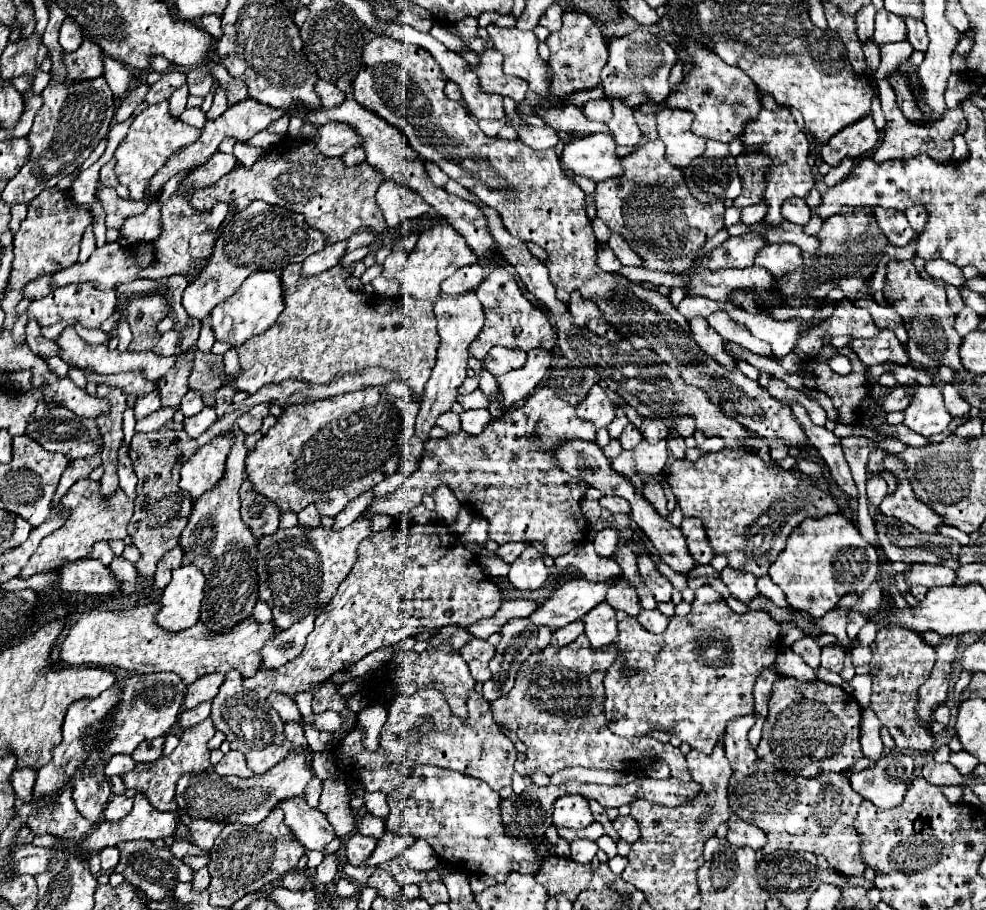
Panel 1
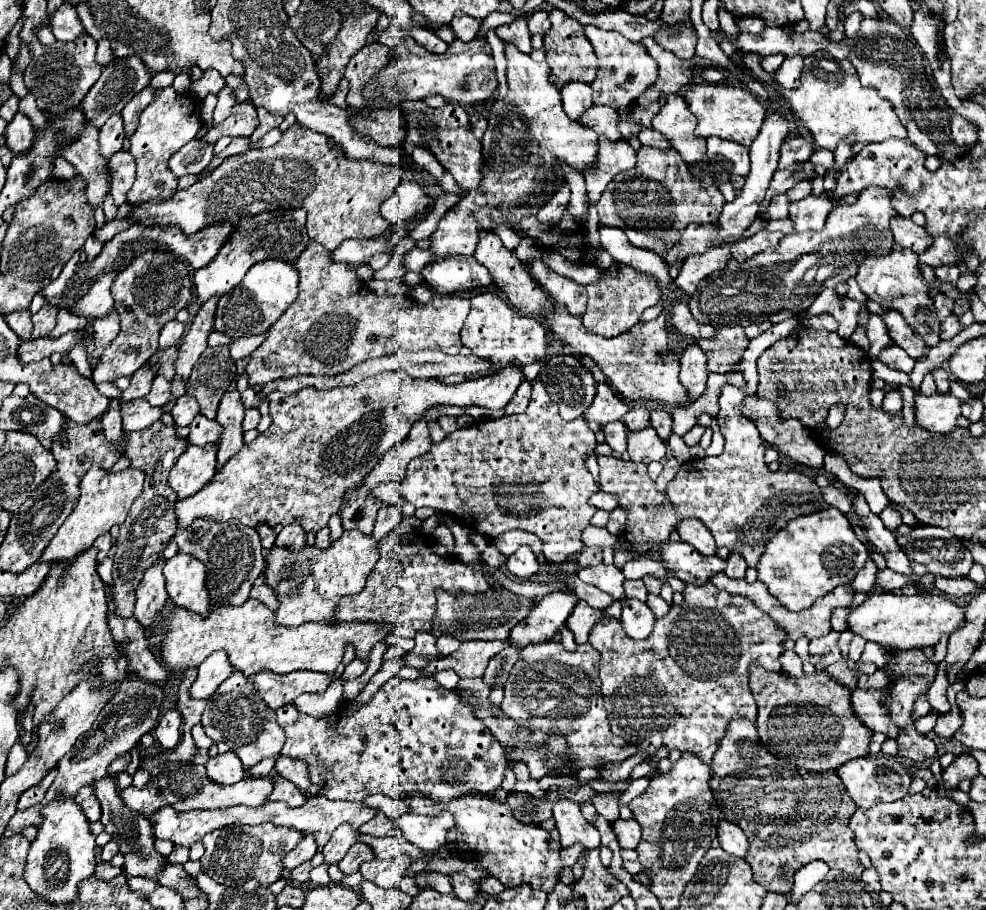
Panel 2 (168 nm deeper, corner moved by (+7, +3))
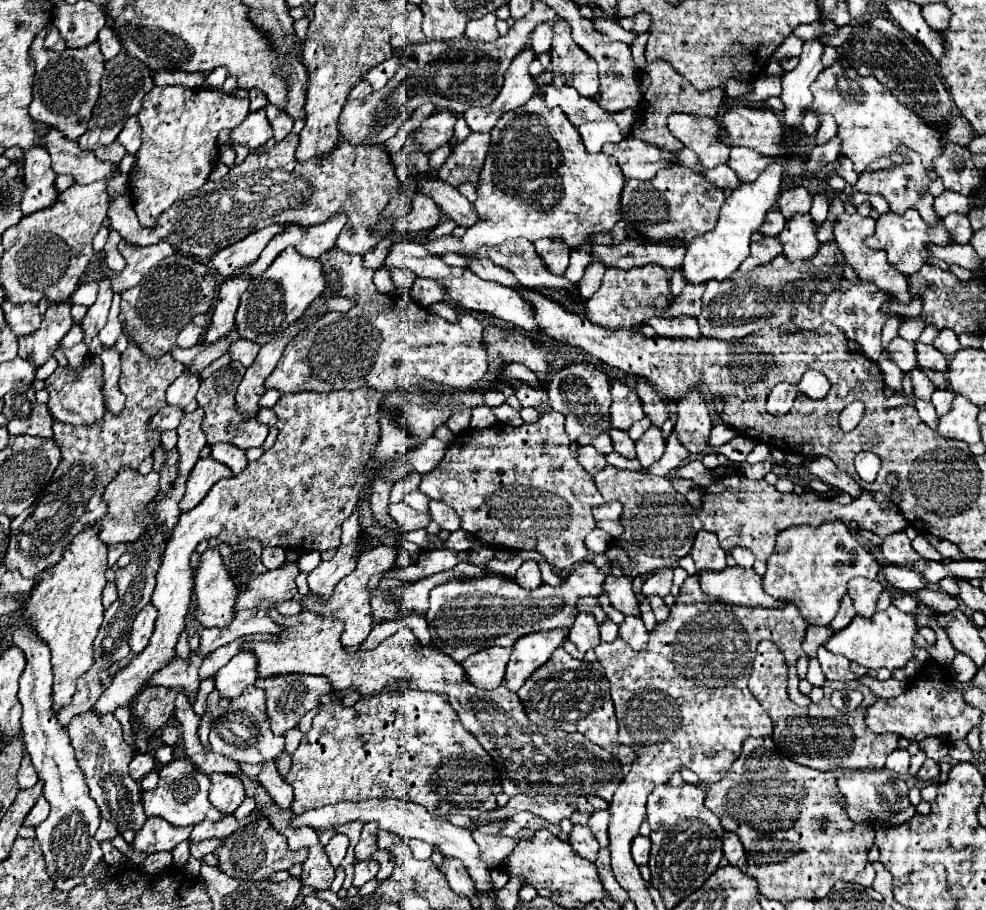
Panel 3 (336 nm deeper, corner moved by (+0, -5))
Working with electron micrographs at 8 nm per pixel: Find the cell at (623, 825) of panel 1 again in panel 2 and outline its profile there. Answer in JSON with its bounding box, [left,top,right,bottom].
[611,818,641,848]

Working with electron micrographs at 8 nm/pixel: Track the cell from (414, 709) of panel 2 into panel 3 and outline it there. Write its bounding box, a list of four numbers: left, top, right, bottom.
[284,690,502,818]

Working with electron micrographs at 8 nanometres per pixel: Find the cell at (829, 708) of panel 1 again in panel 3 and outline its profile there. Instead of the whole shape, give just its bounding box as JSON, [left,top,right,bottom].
[748,640,900,770]

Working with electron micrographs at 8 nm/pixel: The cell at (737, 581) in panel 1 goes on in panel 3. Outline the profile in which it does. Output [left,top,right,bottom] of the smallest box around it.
[730,546,754,568]

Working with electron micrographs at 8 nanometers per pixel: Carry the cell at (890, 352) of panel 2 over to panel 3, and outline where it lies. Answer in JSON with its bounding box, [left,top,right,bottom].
[908,370,938,402]

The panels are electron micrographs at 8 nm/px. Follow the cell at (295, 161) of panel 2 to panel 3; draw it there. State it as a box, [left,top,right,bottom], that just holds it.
[110,134,400,260]

